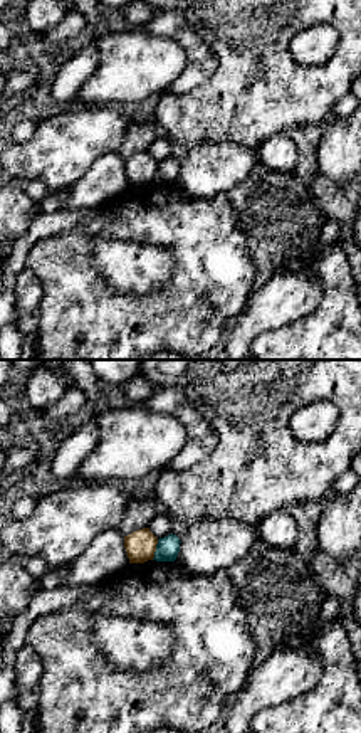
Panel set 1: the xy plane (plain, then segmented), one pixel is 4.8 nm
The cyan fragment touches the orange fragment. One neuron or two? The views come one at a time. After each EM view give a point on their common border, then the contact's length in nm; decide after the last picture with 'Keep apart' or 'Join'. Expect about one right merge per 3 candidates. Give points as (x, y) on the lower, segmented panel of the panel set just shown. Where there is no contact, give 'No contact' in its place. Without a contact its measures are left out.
Touches cyan at (156, 550). Shared border 100 nm

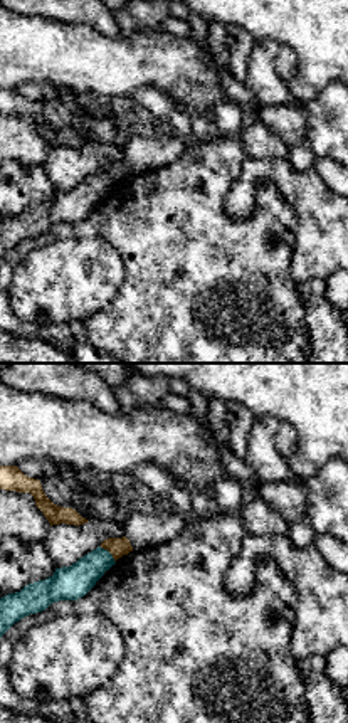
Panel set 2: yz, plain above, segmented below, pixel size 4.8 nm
Touches cyan at (110, 554). Shared border 110 nm

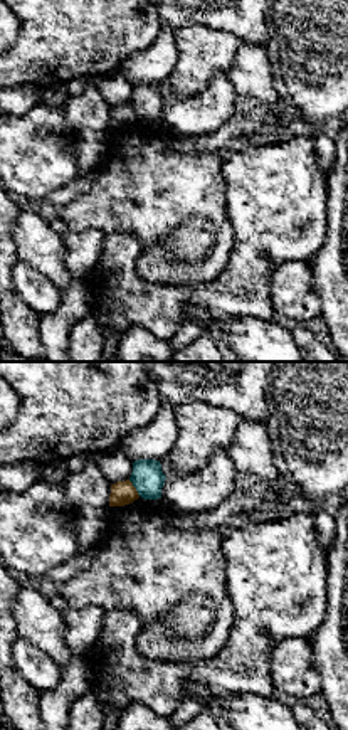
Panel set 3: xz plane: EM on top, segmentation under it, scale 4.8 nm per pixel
Touches cyan at (135, 486). Shared border 100 nm

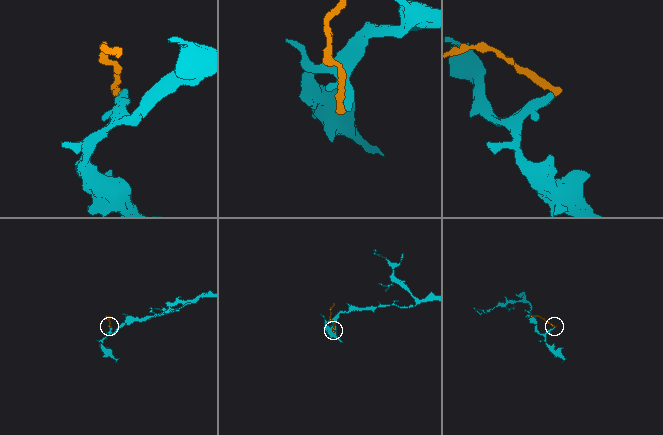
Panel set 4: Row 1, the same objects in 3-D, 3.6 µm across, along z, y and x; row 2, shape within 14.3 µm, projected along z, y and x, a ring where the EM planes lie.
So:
Keep apart

